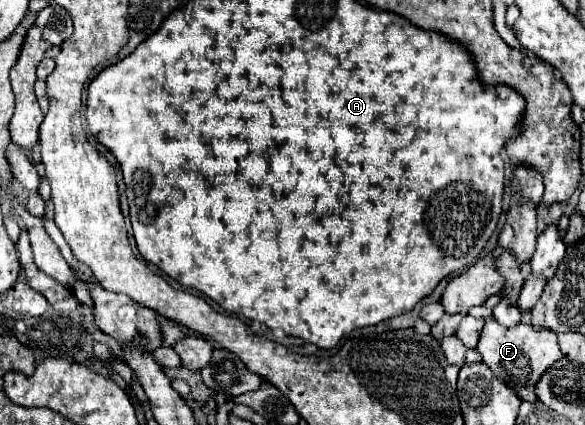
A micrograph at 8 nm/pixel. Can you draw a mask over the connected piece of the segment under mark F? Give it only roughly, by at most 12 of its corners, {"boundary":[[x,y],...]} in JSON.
{"boundary":[[486,319],[482,361],[518,393],[562,353],[548,327]]}

